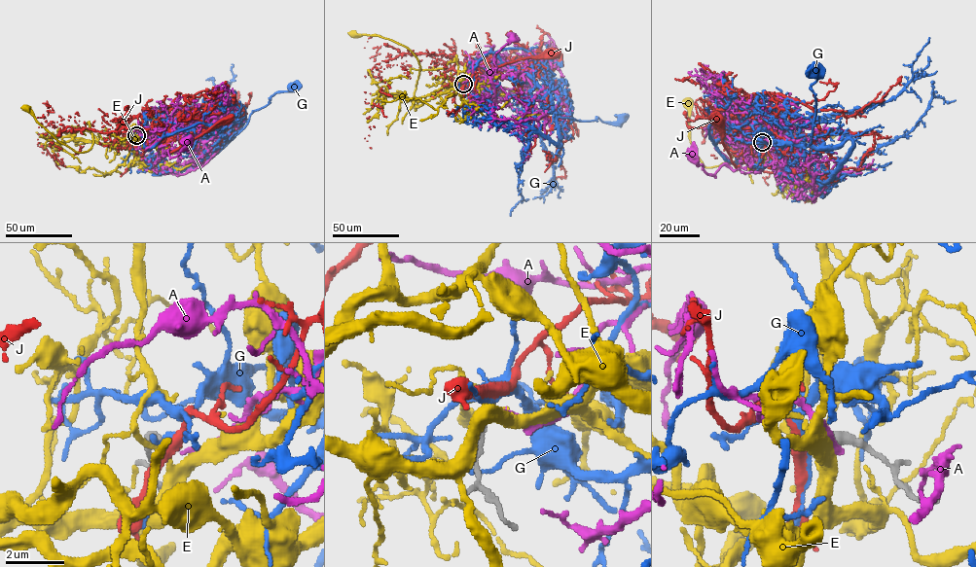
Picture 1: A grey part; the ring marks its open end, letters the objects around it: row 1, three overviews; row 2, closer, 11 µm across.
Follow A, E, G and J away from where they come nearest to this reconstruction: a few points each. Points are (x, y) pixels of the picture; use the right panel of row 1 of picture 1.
A: (762, 142), (754, 132), (754, 158), (763, 167), (750, 172), (723, 165), (708, 174), (693, 154)
E: (762, 142), (765, 149), (783, 156), (798, 131), (765, 123), (728, 160), (705, 167), (690, 140), (688, 101)
G: (762, 142), (773, 148), (781, 141), (778, 135), (782, 144), (811, 143), (813, 73)
J: (762, 142), (731, 123), (741, 103), (745, 151), (736, 166), (717, 119)

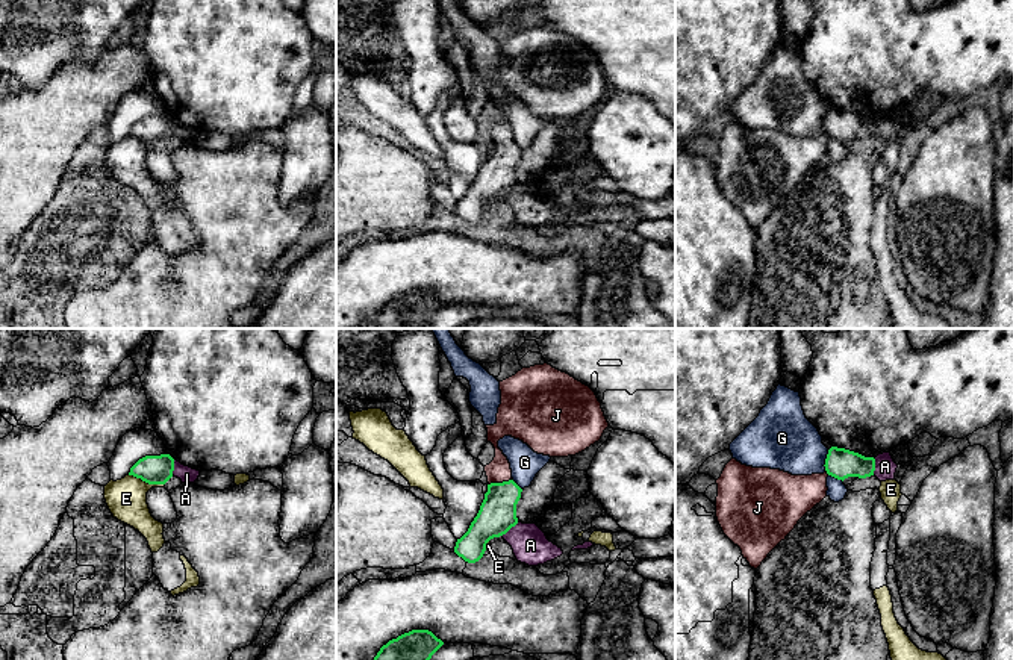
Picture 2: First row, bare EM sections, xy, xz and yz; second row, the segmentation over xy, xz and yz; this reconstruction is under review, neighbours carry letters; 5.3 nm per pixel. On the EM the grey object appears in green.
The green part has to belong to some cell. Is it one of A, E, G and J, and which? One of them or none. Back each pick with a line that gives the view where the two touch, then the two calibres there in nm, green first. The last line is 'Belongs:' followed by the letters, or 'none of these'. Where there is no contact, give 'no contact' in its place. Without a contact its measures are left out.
J: meets green in xz; 200 nm thick on the green side, 120 nm on the other
Belongs: J

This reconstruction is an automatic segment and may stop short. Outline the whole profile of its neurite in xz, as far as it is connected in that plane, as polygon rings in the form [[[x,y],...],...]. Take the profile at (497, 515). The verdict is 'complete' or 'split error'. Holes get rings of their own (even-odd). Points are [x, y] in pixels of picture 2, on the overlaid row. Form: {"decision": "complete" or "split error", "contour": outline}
{"decision": "split error", "contour": [[[548,363],[522,368],[515,375],[500,381],[500,391],[501,404],[498,407],[497,422],[486,425],[488,442],[495,448],[494,460],[485,466],[489,483],[488,492],[468,531],[457,539],[454,546],[454,553],[468,563],[478,562],[491,539],[506,534],[518,524],[516,504],[522,489],[512,478],[510,463],[498,448],[500,439],[512,436],[527,444],[538,454],[568,457],[598,442],[609,427],[595,392]]]}

